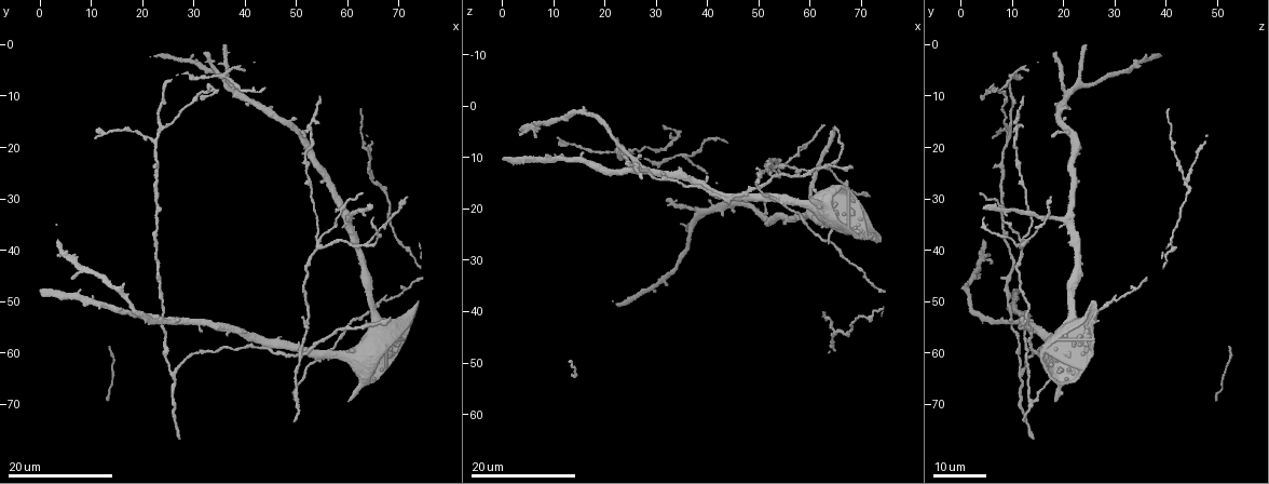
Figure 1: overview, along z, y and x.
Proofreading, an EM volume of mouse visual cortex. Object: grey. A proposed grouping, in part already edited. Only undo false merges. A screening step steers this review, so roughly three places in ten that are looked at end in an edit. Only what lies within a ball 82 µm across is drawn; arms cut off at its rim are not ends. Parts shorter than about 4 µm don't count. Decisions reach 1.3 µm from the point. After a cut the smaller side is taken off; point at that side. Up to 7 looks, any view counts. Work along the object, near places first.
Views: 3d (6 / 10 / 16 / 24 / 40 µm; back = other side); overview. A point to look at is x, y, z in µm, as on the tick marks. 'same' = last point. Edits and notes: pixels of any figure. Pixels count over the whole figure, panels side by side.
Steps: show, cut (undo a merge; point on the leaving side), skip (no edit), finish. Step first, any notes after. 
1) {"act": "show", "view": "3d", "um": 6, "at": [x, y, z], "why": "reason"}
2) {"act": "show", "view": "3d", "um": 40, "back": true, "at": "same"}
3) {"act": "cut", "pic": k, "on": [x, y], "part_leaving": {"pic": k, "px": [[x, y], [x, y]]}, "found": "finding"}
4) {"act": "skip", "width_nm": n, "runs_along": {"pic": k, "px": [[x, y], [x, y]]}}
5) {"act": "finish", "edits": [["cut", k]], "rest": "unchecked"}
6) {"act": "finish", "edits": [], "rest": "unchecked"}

{"act": "show", "view": "3d", "um": 24, "at": [64.5, 26.5, 44.0], "why": "a fork"}

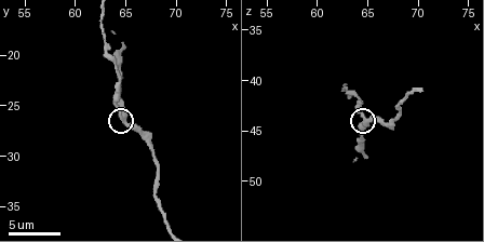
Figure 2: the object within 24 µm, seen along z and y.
{"act": "show", "view": "3d", "um": 10, "at": [64.6, 26.4, 43.8]}

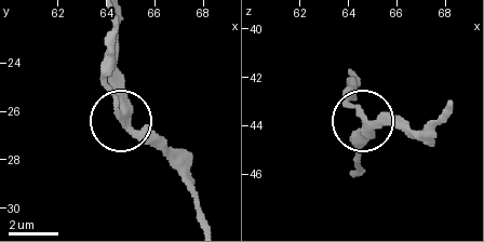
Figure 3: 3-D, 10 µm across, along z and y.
{"act": "skip", "width_nm": 320, "runs_along": {"pic": 3, "px": [[203, 219], [192, 188], [120, 120], [119, 72]]}, "found": "continuous, no second cell"}

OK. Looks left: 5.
{"act": "show", "view": "3d", "um": 16, "at": [52.0, 26.0, 11.5], "why": "thin arm on a thick one"}

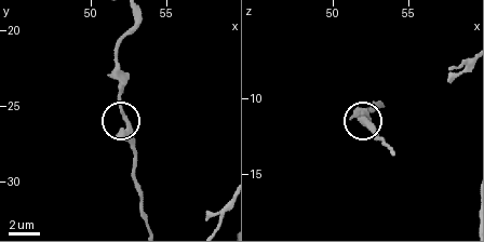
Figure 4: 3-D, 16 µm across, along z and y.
{"act": "show", "view": "3d", "um": 10, "at": "same"}

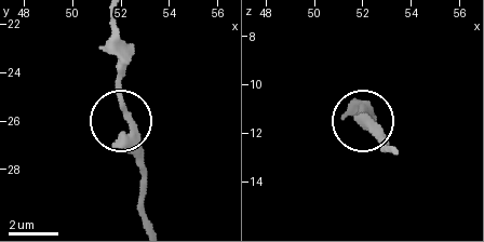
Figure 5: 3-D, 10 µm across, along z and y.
{"act": "skip", "width_nm": 300, "runs_along": {"pic": 5, "px": [[149, 223], [145, 173], [124, 130], [120, 51]]}, "found": "one cell here"}

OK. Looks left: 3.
{"act": "show", "view": "3d", "um": 24, "at": [58.5, 33.0, 8.0], "why": "calibre changes"}

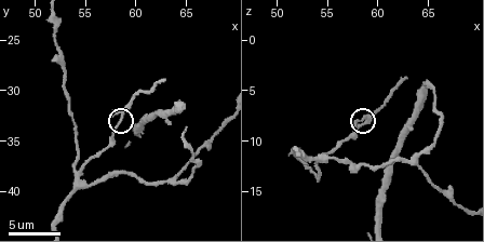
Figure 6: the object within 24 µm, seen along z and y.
{"act": "show", "view": "3d", "um": 10, "at": [58.6, 32.6, 7.8]}

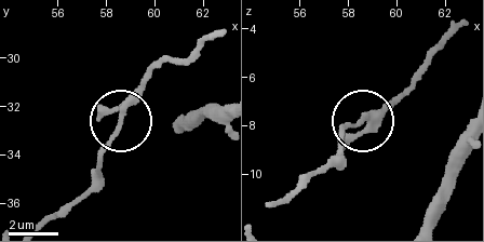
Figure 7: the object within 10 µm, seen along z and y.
{"act": "skip", "width_nm": 170, "runs_along": {"pic": 7, "px": [[46, 224], [84, 192], [123, 99], [150, 71]]}, "found": "one cell here"}

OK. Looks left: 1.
{"act": "finish", "edits": [], "rest": "unchecked"}

